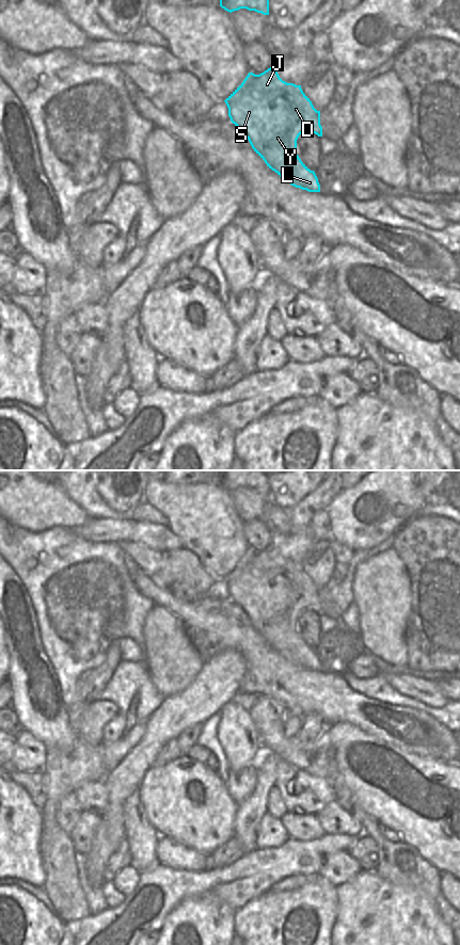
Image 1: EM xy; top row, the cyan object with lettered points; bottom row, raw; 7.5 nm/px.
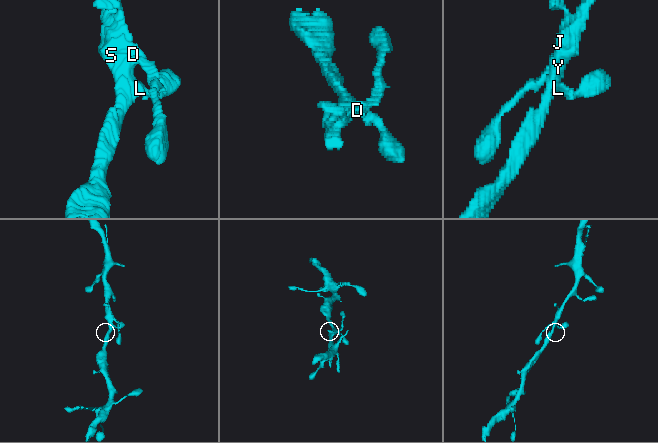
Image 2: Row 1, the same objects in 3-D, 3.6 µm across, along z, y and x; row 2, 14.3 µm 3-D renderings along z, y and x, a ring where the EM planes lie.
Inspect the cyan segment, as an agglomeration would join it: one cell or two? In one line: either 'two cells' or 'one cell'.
one cell

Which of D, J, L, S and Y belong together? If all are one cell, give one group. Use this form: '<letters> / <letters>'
D J L S Y

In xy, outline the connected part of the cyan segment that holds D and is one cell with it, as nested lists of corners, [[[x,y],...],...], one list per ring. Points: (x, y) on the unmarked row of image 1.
[[[277,545],[259,552],[249,550],[243,560],[224,578],[231,599],[240,606],[254,629],[282,657],[296,666],[308,670],[320,670],[320,662],[314,648],[311,648],[297,632],[297,618],[304,609],[322,614],[320,589],[317,589],[301,563],[283,559]]]

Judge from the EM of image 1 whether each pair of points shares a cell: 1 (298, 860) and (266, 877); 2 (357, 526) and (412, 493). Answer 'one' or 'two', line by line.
1: one
2: one

